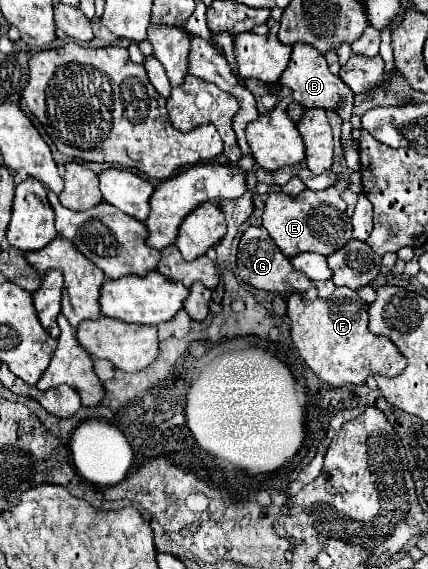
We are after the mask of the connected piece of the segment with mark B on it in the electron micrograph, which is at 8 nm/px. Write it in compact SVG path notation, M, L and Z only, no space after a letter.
M295 43L293 45L293 53L289 59L289 65L285 69L285 73L281 75L281 85L289 87L293 93L293 101L297 101L303 107L321 107L321 109L339 109L339 117L343 119L341 130L341 145L344 150L344 156L349 169L359 171L360 155L359 150L353 148L353 138L351 135L352 126L350 123L351 111L353 109L355 94L339 77L335 77L329 67L325 57L309 43Z

